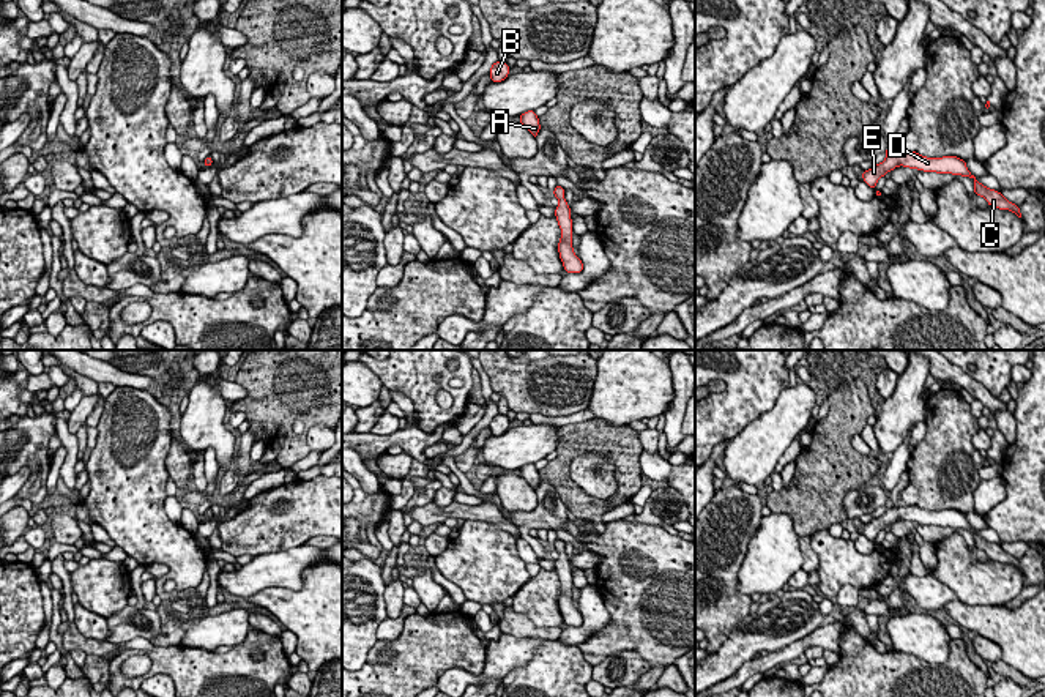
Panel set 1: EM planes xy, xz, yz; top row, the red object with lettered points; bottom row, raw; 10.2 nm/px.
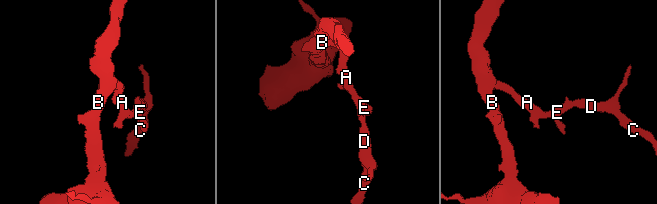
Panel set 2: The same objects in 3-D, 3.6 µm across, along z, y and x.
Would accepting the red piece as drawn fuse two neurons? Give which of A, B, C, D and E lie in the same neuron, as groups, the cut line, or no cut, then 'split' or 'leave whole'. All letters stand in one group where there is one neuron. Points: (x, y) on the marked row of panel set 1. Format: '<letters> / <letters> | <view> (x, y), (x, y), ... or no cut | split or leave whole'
A B C D E | no cut | leave whole

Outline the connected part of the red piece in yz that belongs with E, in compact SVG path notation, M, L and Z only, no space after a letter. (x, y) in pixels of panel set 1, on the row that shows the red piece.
M887 148L886 159L868 170L864 170L862 180L875 191L876 197L881 197L883 191L875 189L876 181L898 166L917 169L924 172L969 177L974 180L972 192L984 197L990 207L1013 211L1018 218L1021 218L1020 207L1009 202L999 191L990 189L984 186L982 183L979 183L976 177L968 170L966 161L957 156L927 158L927 156L920 156L917 151L900 153L897 156L897 155L892 155Z

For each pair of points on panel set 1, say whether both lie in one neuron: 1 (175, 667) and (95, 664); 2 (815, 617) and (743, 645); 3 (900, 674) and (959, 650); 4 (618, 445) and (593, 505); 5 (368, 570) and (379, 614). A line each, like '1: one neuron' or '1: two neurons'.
1: two neurons
2: one neuron
3: one neuron
4: one neuron
5: one neuron

